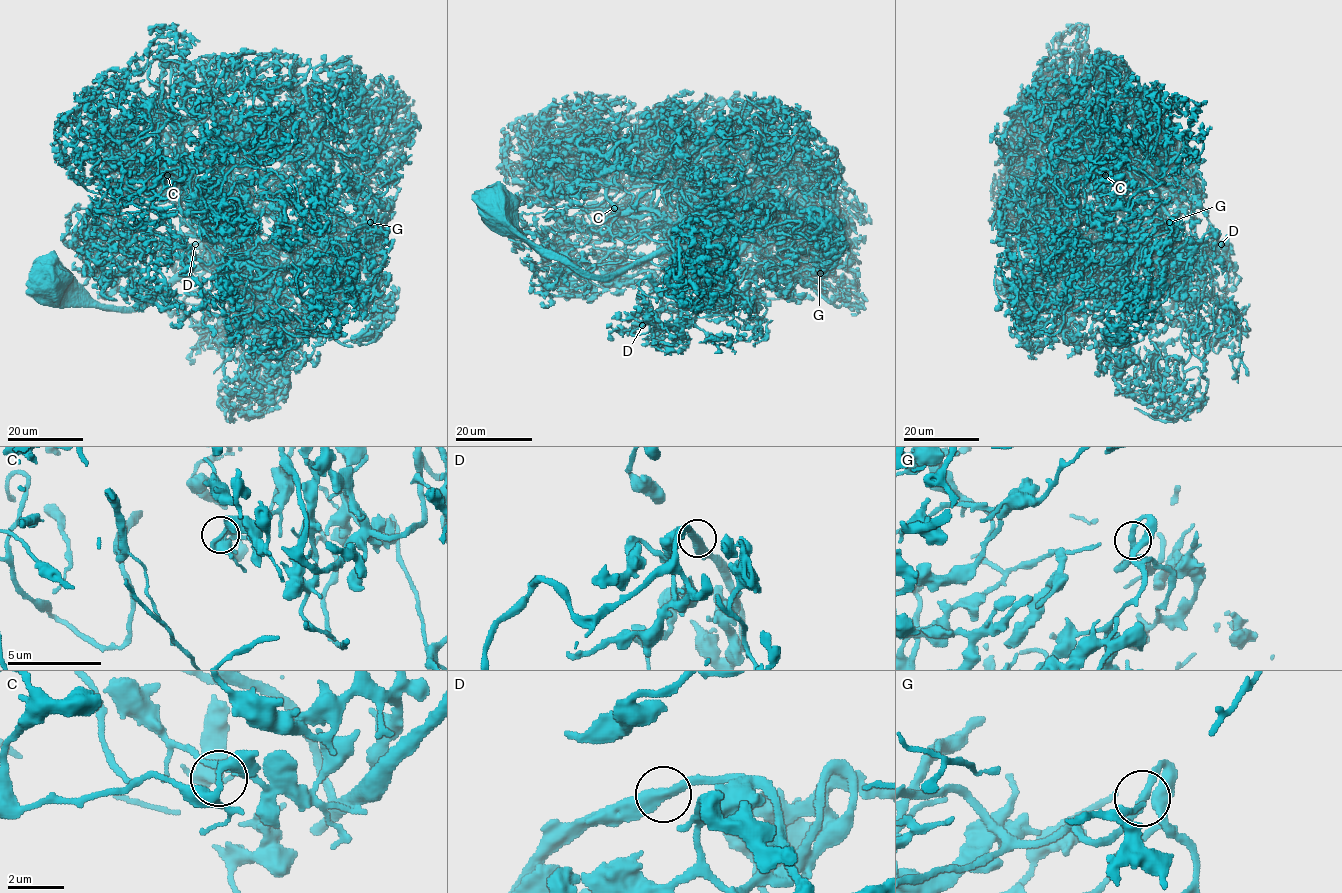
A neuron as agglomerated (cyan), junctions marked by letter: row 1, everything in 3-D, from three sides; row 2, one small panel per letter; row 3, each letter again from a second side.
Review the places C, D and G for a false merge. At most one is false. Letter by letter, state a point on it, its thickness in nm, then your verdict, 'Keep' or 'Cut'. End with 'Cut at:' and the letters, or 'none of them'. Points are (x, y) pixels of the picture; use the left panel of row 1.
C: Place: (167, 175). Thickness 260 nm. Keep
D: Place: (195, 244). Thickness 440 nm. Keep
G: Place: (370, 222). Thickness 280 nm. Cut
Cut at: G

